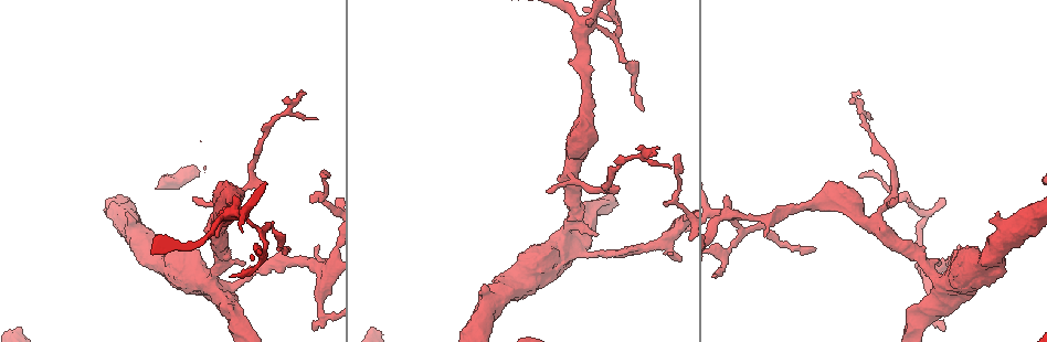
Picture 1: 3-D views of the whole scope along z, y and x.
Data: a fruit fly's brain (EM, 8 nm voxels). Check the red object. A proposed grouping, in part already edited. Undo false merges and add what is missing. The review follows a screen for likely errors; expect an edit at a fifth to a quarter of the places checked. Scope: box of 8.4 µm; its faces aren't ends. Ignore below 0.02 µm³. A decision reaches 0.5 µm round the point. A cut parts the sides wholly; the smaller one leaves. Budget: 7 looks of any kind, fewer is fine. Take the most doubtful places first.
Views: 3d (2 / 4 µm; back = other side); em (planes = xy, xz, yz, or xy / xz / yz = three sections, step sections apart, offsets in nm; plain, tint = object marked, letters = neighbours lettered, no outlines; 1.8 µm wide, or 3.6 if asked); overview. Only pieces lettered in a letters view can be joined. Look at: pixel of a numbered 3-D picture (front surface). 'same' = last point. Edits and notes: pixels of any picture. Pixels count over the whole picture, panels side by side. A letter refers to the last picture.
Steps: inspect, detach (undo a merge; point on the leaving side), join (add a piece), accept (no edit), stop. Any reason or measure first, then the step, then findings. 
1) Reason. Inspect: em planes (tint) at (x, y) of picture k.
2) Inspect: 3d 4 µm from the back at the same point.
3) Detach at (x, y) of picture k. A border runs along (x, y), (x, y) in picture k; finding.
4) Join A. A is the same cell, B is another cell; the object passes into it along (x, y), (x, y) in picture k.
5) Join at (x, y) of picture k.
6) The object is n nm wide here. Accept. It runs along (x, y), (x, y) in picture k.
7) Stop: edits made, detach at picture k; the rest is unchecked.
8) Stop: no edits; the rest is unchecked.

Looks like a crossing. Inspect: 3d 4 µm at (735, 213) of picture 1.

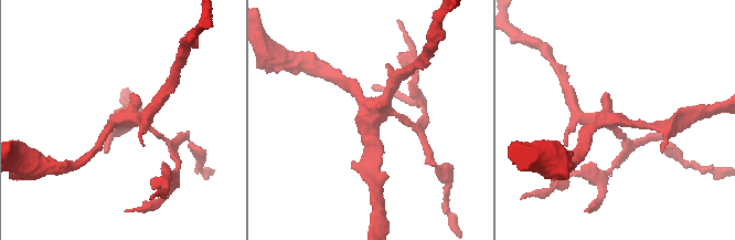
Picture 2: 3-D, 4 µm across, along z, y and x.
Now the EM. Inspect: em planes (letters) at (124, 118) of picture 2.

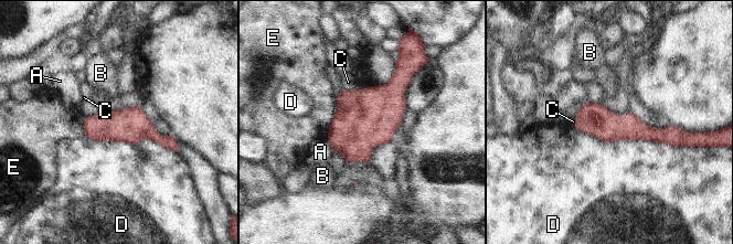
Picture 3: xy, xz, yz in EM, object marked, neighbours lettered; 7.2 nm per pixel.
Accept. A, B, C, D and E are other cells; it runs along (577, 120), (651, 134), (676, 129) in picture 3; all the same neuron.

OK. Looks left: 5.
An open end. Inspect: em yz step 8 (tint) at (311, 329) of picture 1.

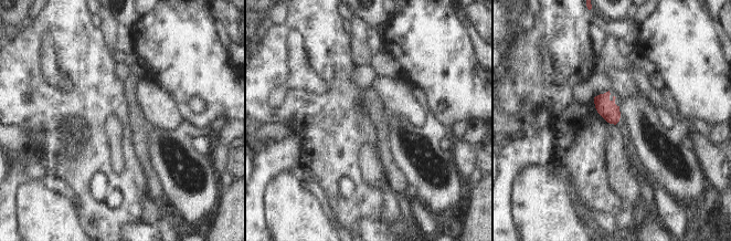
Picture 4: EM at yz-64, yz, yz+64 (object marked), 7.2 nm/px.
Inspect: em planes (letters) at the same point.

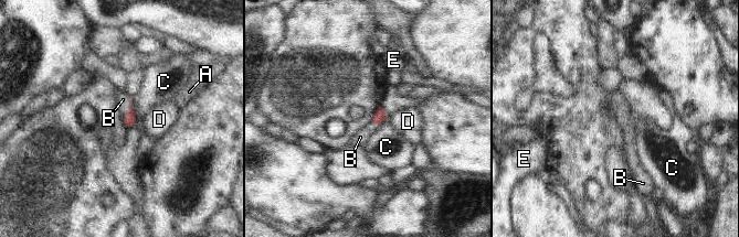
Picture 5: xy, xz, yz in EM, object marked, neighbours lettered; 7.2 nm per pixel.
Join B. B is the same cell, A, C, D and E are other cells; the object passes into it along (129, 119), (128, 109), (123, 99) in picture 5; the neuron continues.

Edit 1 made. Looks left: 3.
Redraw. Inspect: overview.

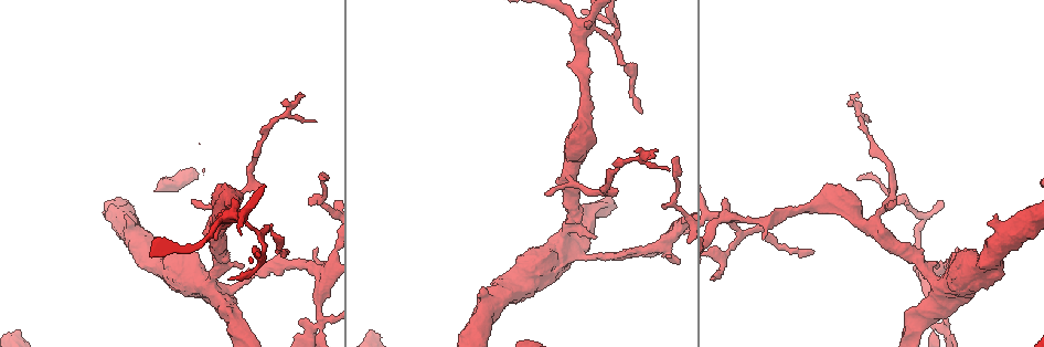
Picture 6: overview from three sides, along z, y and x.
Thin end. Inspect: em yz step 8 (letters) at (858, 180) of picture 6.

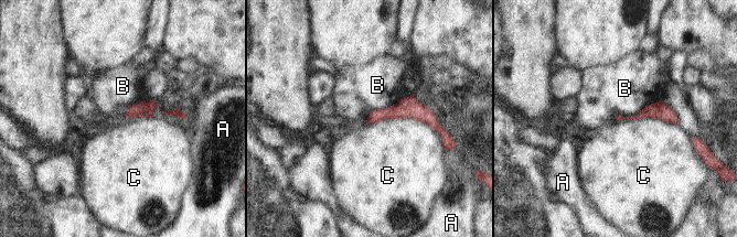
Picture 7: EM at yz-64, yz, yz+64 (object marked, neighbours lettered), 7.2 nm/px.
Inspect: em planes (letters) at the same point.

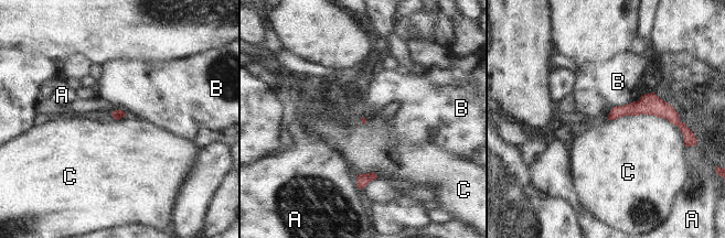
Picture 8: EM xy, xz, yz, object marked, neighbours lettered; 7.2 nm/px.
Accept. A, B and C are other cells; a border runs along (608, 119), (662, 117), (683, 142) in picture 8; no lettered piece goes on from it.

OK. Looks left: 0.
Stop: edits made, join at picture 5; the rest is unchecked.

